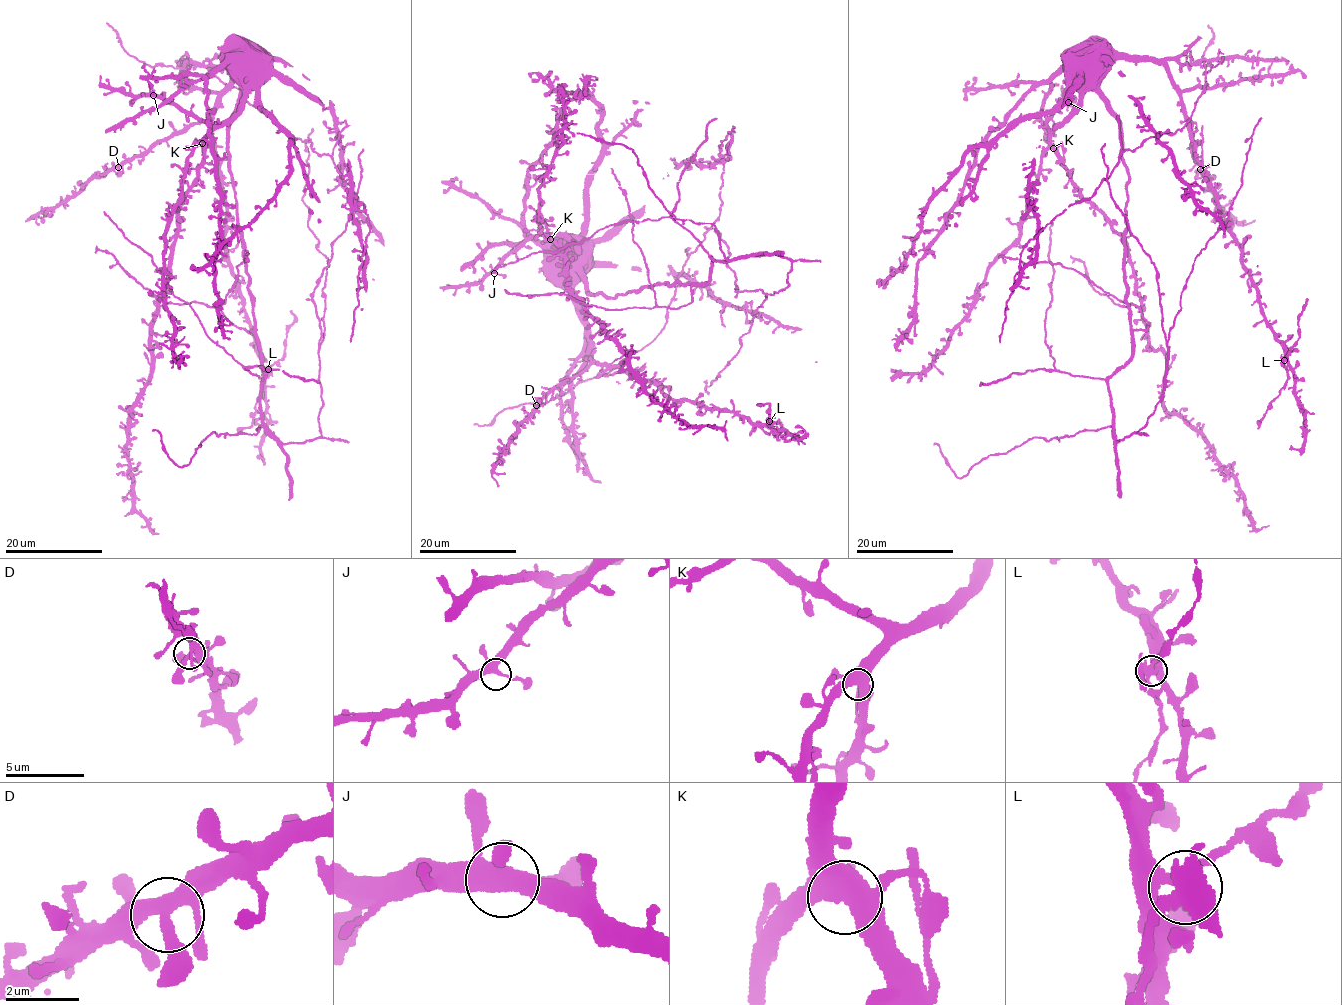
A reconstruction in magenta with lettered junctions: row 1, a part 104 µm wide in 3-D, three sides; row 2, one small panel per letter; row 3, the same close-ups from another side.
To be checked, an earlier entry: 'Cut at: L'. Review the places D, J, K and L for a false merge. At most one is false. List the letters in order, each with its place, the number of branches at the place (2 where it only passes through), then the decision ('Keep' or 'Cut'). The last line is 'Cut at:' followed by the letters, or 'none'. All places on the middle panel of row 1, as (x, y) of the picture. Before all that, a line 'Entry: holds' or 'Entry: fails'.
Entry: holds
D: Place: (536, 405). Branches: 4. Keep
J: Place: (494, 273). Branches: 5. Keep
K: Place: (550, 239). Branches: 5. Keep
L: Place: (769, 421). Branches: 5. Cut
Cut at: L

